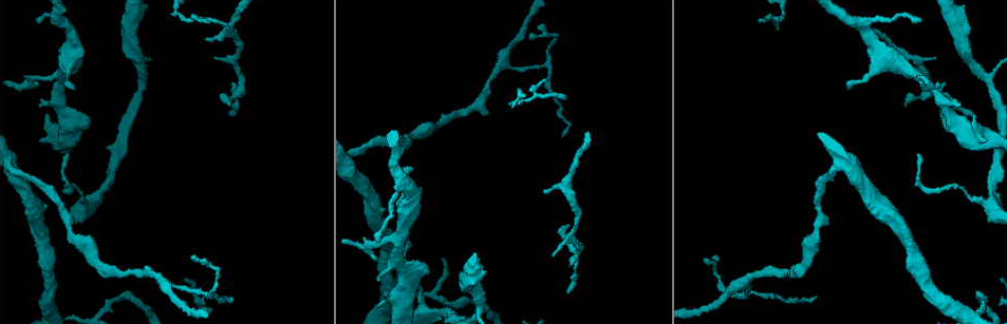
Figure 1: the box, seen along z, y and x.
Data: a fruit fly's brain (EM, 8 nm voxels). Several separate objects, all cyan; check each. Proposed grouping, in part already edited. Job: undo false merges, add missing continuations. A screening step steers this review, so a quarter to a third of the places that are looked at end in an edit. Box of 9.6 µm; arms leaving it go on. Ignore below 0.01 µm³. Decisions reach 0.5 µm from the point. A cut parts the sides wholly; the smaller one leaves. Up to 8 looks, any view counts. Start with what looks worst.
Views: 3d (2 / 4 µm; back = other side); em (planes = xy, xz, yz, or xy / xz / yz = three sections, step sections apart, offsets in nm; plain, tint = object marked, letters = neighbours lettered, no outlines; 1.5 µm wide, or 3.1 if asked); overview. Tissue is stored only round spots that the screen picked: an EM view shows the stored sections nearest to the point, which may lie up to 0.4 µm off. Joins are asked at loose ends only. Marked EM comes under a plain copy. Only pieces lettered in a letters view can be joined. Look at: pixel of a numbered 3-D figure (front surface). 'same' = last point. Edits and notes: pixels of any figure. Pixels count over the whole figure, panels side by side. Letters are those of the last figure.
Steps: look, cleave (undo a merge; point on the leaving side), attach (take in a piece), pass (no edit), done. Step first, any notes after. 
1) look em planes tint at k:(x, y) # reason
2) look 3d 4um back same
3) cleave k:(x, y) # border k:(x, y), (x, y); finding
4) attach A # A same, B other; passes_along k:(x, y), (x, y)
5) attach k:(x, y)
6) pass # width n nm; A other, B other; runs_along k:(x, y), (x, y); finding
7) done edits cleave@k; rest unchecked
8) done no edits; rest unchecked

look em planes letters at 1:(377, 305) # free end

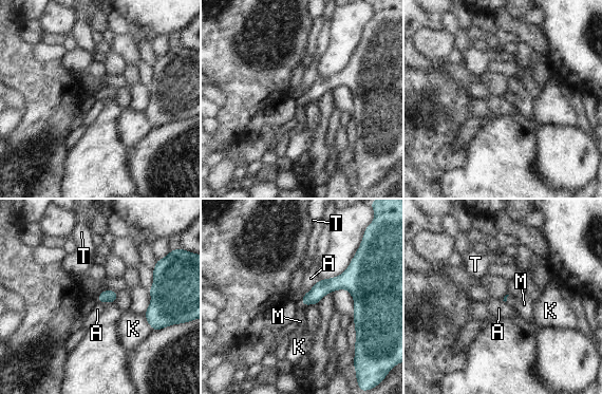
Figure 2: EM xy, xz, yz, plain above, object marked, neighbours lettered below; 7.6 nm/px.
attach M # A other, K other, M same, T other; the neuron continues

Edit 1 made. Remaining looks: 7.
look overview

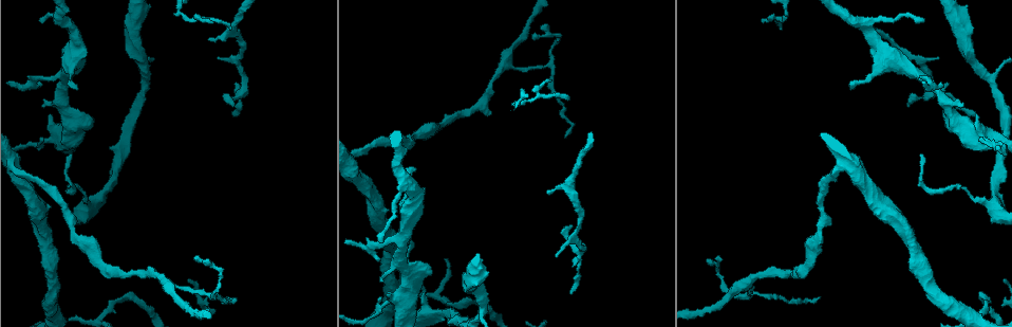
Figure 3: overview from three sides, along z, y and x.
look em planes letters at 3:(849, 87) # an open end

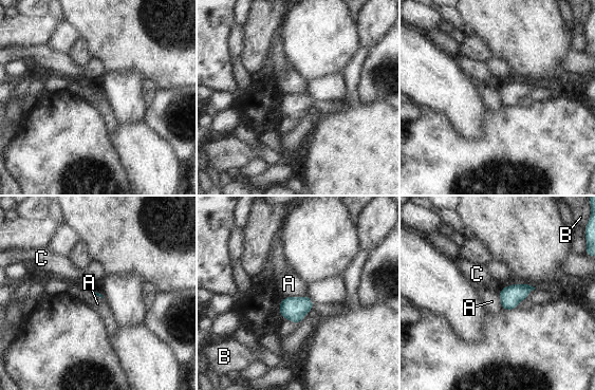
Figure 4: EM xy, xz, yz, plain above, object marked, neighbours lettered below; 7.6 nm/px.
pass # A other, B other, C other; border 4:(305, 295), (285, 296), (282, 299); no lettered piece goes on from it

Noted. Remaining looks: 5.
look em yz step 8 letters at 3:(935, 57) # branch stops here

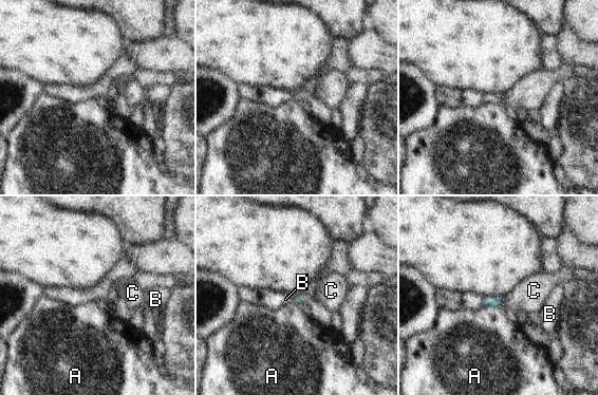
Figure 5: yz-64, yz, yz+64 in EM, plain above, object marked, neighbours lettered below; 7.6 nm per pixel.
look em planes letters same

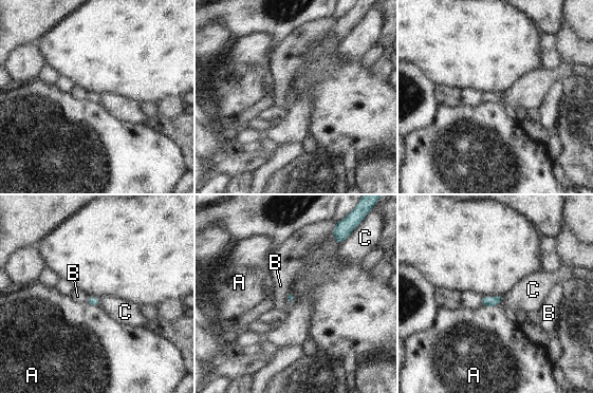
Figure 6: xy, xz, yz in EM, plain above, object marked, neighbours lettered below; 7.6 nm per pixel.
pass # A other, B other, C other; border 6:(89, 296), (85, 302); no lettered piece goes on from it

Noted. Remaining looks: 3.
done edits attach@2; rest unchecked

